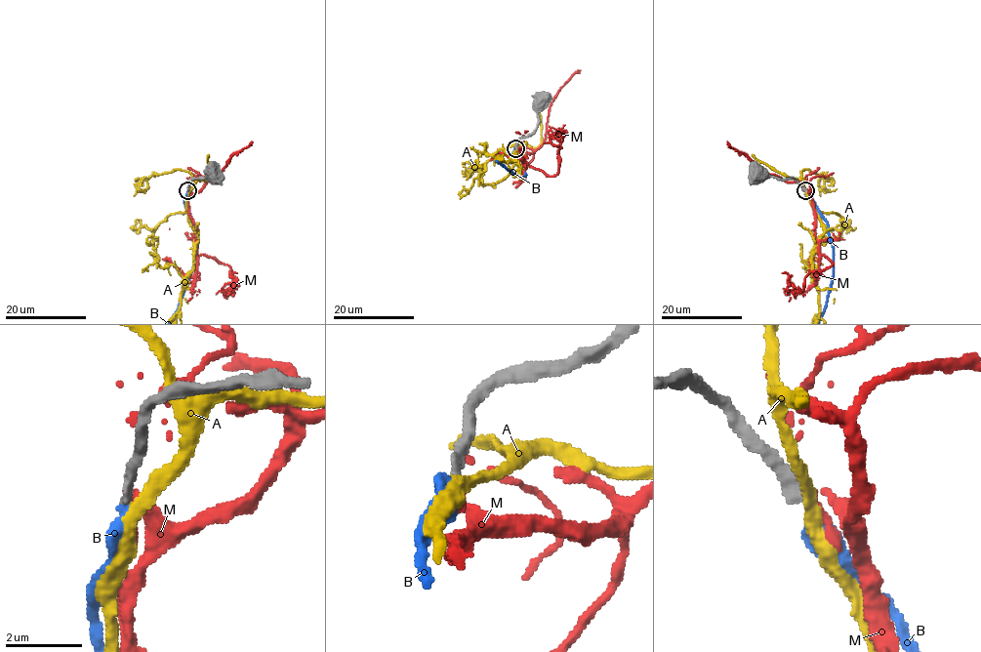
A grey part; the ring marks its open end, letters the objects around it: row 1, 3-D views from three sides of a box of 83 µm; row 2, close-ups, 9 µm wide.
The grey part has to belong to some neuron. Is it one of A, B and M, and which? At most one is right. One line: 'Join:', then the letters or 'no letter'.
Join: B

